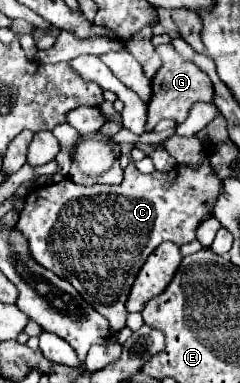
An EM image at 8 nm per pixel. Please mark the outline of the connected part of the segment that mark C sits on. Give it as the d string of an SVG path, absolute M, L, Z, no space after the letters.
M204 157L198 167L178 163L168 173L154 171L150 175L140 173L134 163L130 163L120 185L84 187L72 183L70 179L62 179L60 183L34 189L26 199L26 207L20 213L16 229L26 237L34 261L40 265L52 265L52 271L72 283L74 289L110 321L110 327L118 331L126 325L126 299L146 257L164 241L178 245L194 241L198 225L212 217L214 201L218 199L220 189L222 181L212 171L208 157Z

